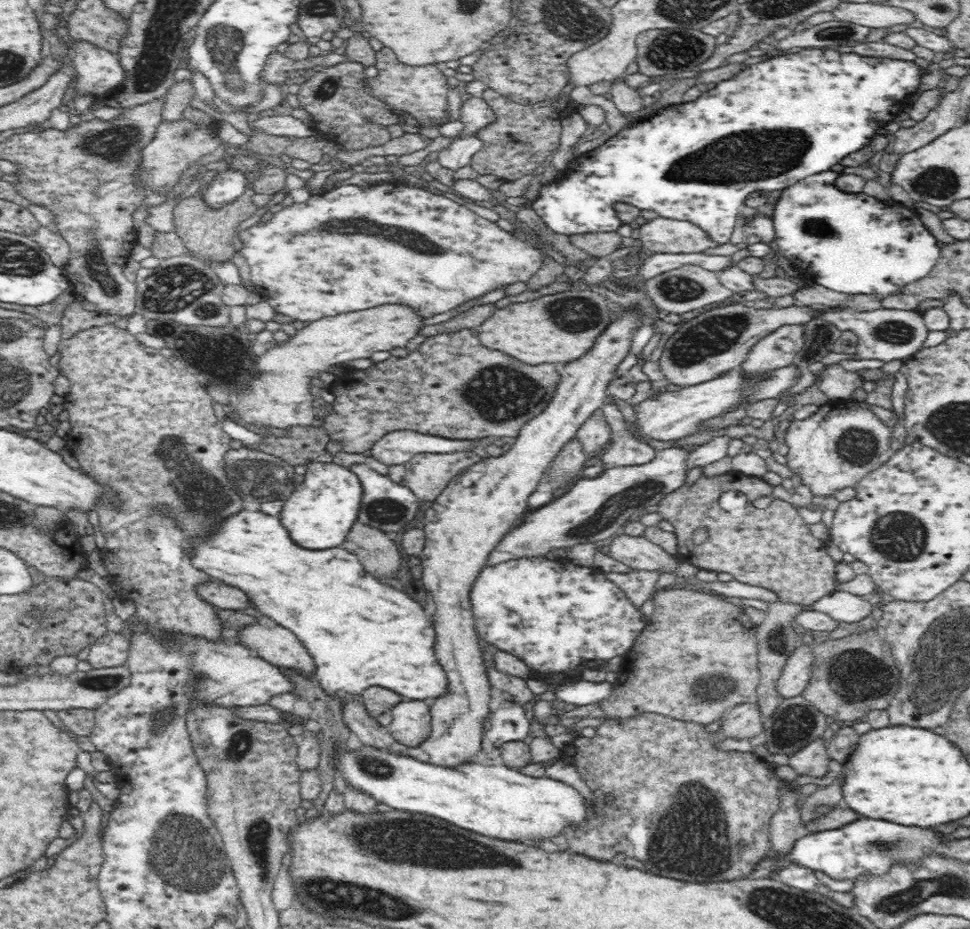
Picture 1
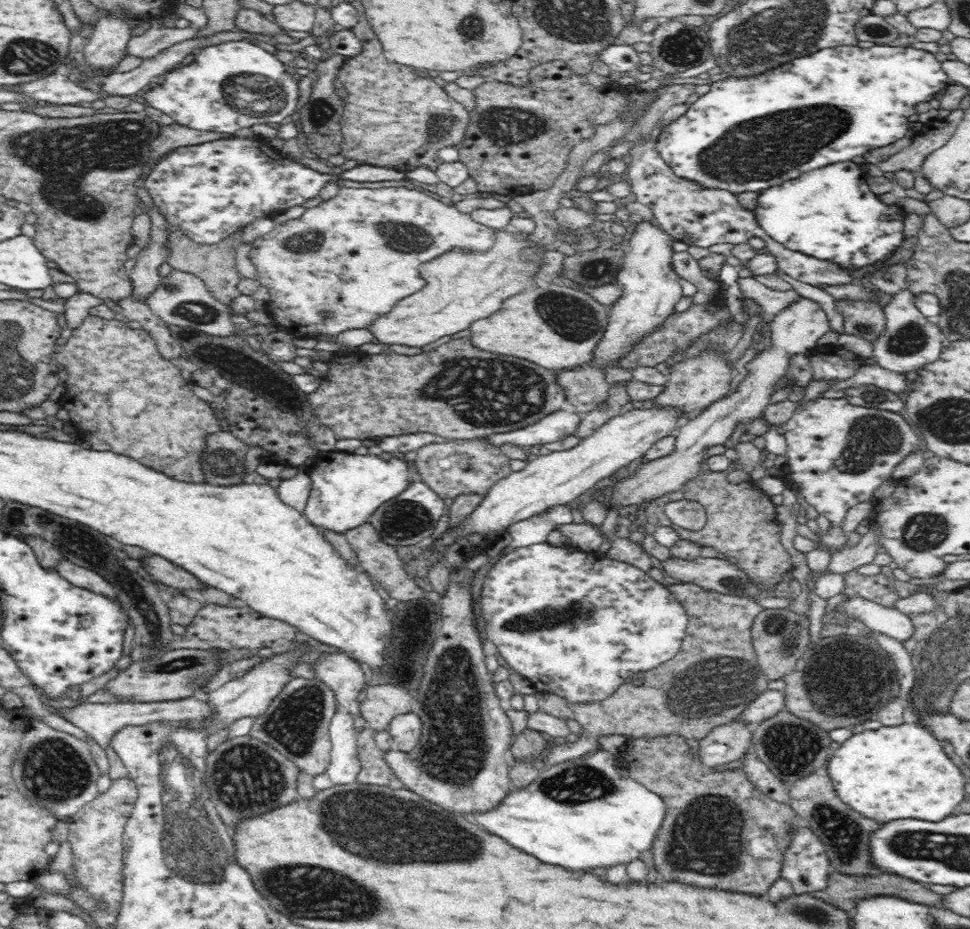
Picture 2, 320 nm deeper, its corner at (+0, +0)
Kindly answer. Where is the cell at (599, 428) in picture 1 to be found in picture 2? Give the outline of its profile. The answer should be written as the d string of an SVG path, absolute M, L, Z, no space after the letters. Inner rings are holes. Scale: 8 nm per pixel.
M589 364L556 371L556 383L563 388L567 407L578 413L590 412L608 398L606 377Z

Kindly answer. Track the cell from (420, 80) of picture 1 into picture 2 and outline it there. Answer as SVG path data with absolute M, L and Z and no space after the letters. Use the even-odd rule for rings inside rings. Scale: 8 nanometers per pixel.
M378 38L369 39L362 44L362 51L356 56L352 56L345 61L345 64L340 68L337 79L343 85L345 90L344 98L344 114L340 120L341 135L337 141L337 148L340 151L340 155L345 160L356 160L358 165L370 165L382 168L391 168L403 173L407 173L409 170L414 170L418 166L425 166L435 170L435 168L442 162L442 158L438 155L439 151L445 147L456 147L461 145L465 140L466 128L469 123L469 111L467 111L459 102L456 102L446 91L442 88L442 83L435 79L422 78L422 76L416 76L412 72L410 67L406 67L397 63L390 63L384 56L383 46L378 42Z

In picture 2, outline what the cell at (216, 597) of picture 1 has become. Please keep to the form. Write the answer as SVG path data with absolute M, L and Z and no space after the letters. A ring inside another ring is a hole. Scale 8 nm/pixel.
M151 554L140 558L140 562L154 580L178 588L181 592L186 592L188 588L194 590L204 585L193 574L163 557Z

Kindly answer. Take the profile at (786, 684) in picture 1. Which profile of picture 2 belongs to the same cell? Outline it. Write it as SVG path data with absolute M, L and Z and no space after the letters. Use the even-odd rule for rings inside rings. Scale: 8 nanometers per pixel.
M772 685L743 707L741 714L735 720L748 723L753 727L776 716L776 714L784 709L784 691L781 685Z

